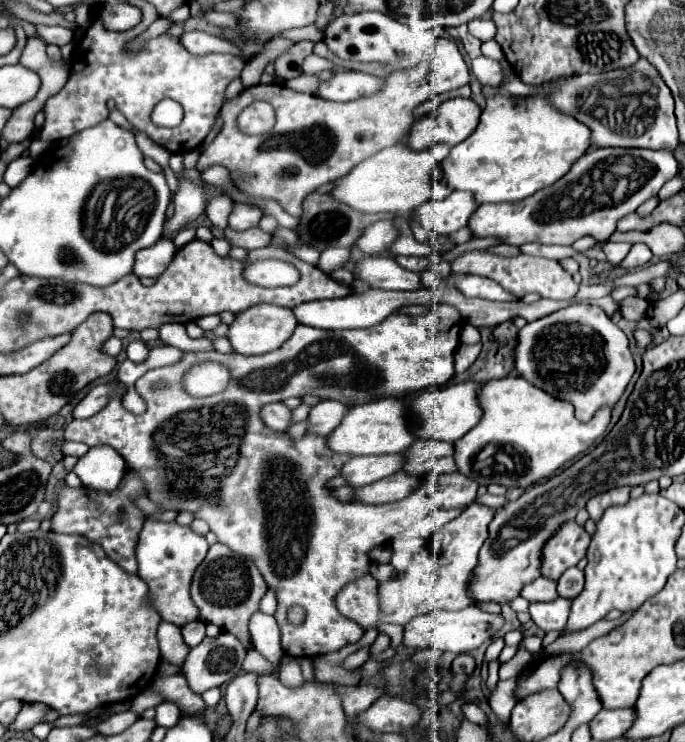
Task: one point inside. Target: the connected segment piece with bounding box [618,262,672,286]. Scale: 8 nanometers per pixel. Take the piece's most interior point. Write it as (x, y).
(644, 275)

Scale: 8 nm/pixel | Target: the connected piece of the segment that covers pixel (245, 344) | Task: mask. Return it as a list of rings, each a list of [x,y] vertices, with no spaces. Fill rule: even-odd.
[[[258,304],[236,316],[234,324],[228,328],[228,340],[232,342],[232,346],[238,354],[260,356],[260,354],[278,350],[294,334],[296,326],[298,326],[298,322],[290,308],[282,308],[282,306],[274,306],[274,304]]]

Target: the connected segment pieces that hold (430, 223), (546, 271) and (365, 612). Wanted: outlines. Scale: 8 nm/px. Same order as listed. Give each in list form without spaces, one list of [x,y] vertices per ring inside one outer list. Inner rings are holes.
[[[452,192],[446,200],[428,200],[416,208],[416,214],[424,228],[442,236],[448,236],[464,226],[468,226],[470,216],[476,212],[478,204],[472,192]]]
[[[470,250],[470,252],[464,252],[462,256],[452,260],[452,274],[486,276],[494,282],[500,282],[500,286],[504,286],[508,292],[516,294],[516,298],[522,298],[522,296],[534,292],[534,294],[540,294],[542,298],[568,300],[578,292],[578,284],[572,280],[572,276],[556,260],[536,258],[536,256],[528,256],[528,254],[504,258],[504,256],[496,256],[488,250]]]
[[[370,574],[350,582],[336,596],[338,610],[358,622],[362,628],[376,628],[378,622],[388,622],[388,616],[380,614],[378,606],[378,580]]]

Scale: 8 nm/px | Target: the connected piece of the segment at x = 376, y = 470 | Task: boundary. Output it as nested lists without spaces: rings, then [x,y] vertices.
[[[382,454],[382,456],[354,456],[344,464],[342,476],[354,486],[366,486],[396,474],[404,466],[404,454]]]

